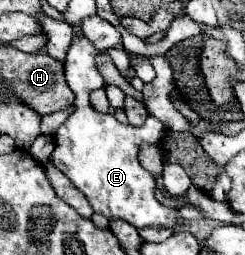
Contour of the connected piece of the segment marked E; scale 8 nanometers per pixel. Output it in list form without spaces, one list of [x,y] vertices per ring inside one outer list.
[[[79,29],[79,33],[71,41],[64,63],[67,84],[77,93],[77,109],[57,129],[55,151],[51,155],[51,161],[87,197],[95,213],[101,213],[107,219],[123,219],[137,229],[157,227],[177,231],[181,225],[179,209],[169,207],[155,197],[155,177],[147,169],[143,169],[143,165],[137,159],[139,147],[145,143],[157,144],[165,127],[155,117],[147,117],[143,127],[135,127],[131,123],[123,125],[115,119],[115,115],[99,113],[91,107],[91,91],[105,86],[104,79],[95,65],[97,53],[99,51],[95,49],[95,45]]]

